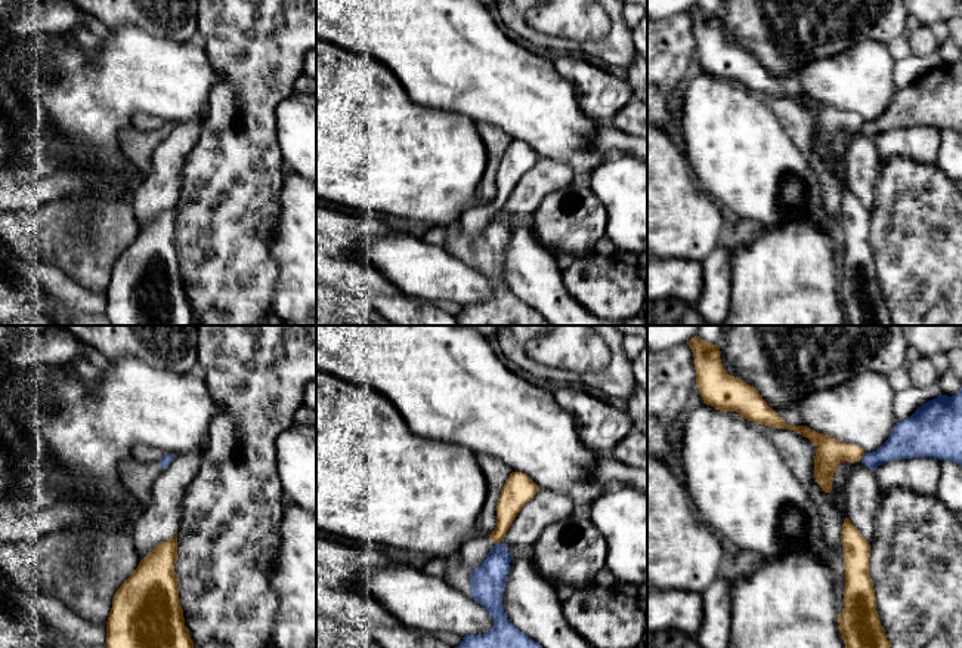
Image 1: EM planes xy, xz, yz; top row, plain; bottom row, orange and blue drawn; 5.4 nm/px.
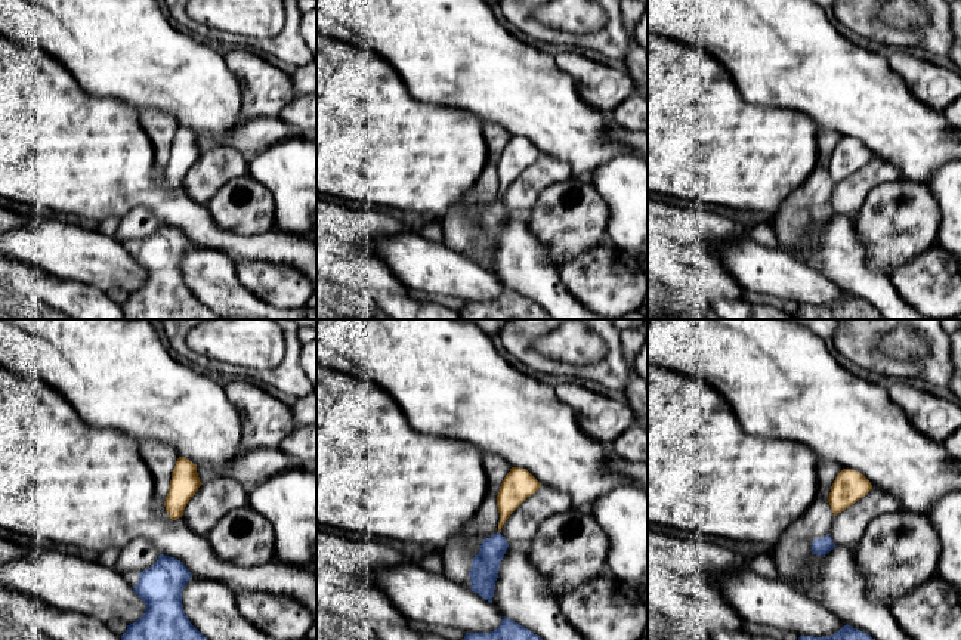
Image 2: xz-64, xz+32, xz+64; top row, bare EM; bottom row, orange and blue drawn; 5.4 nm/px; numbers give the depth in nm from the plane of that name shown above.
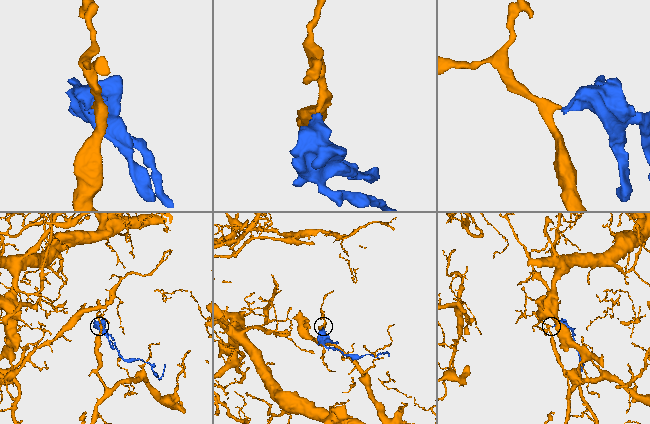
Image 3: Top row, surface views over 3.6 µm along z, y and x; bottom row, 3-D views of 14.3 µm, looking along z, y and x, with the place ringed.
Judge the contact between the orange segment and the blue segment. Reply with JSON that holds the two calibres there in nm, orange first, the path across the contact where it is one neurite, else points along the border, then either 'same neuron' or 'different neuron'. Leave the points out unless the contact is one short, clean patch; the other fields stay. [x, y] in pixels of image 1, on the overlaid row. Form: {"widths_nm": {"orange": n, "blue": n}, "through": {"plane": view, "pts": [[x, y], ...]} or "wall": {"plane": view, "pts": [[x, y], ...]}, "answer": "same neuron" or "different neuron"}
{"widths_nm": {"orange": 140, "blue": 190}, "wall": {"plane": "xz", "pts": [[503, 540], [495, 543]]}, "answer": "different neuron"}

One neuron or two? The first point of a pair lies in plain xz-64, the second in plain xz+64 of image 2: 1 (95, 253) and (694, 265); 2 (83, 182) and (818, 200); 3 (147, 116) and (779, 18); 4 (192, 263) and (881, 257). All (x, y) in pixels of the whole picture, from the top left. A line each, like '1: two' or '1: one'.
1: two
2: two
3: two
4: two

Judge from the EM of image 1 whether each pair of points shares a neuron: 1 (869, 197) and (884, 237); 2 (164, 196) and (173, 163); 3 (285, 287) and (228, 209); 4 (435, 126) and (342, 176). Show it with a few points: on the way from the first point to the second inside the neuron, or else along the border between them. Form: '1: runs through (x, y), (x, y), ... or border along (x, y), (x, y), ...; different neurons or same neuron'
1: border along (878, 173), (877, 201), (871, 213); different neurons
2: runs through (164, 188), (166, 170); same neuron
3: border along (269, 243), (269, 252), (278, 270), (272, 309); different neurons
4: runs through (411, 150), (408, 153), (365, 153); same neuron

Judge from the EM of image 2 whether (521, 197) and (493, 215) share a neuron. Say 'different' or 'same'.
different

